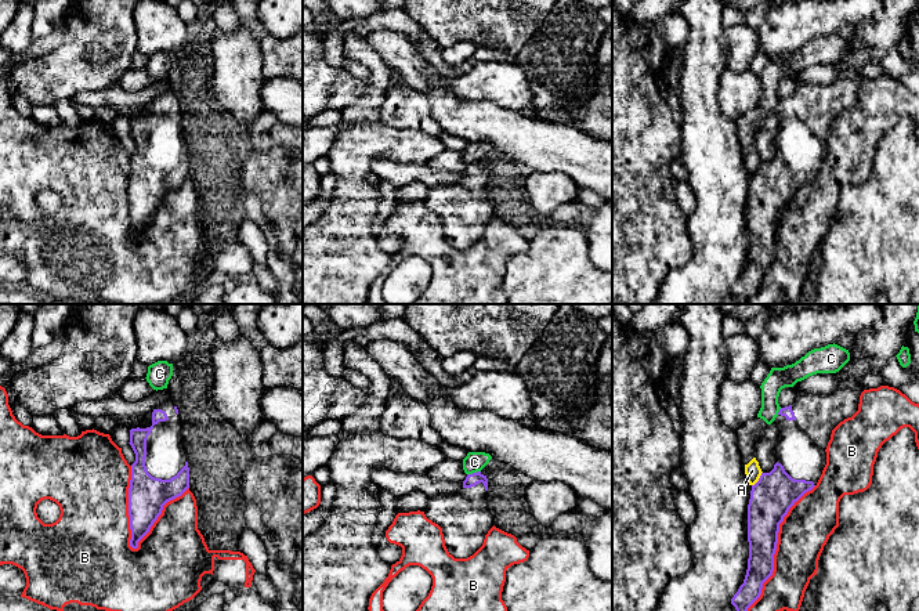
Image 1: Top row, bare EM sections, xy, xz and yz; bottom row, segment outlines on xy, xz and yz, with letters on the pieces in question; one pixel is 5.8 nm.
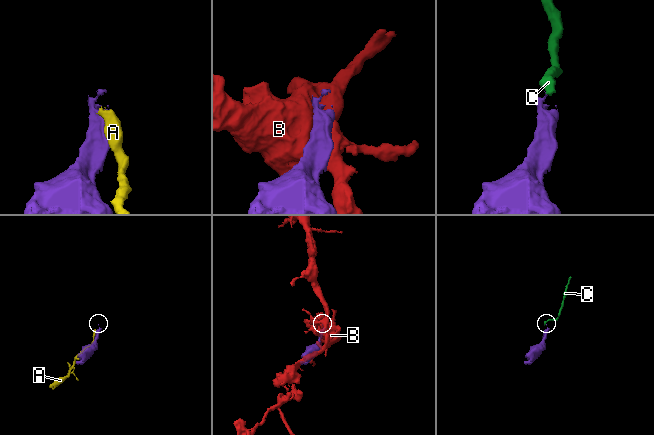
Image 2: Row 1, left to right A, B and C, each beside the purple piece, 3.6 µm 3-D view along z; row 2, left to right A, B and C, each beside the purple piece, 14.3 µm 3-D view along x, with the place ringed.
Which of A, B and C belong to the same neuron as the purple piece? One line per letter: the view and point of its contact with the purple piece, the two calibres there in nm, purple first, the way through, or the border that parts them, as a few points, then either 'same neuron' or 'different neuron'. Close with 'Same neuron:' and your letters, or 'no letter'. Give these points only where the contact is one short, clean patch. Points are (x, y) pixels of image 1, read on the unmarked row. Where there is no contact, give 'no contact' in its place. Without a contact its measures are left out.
A: yz (759, 169) | 240/90 nm | different neuron
B: xy (159, 205) | 220/400 nm | different neuron
C: xz (473, 163) | 80/120 nm | along xz (480, 161), (467, 165) | different neuron
Same neuron: no letter

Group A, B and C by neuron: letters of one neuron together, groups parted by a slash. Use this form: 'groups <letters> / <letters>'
groups A C / B

